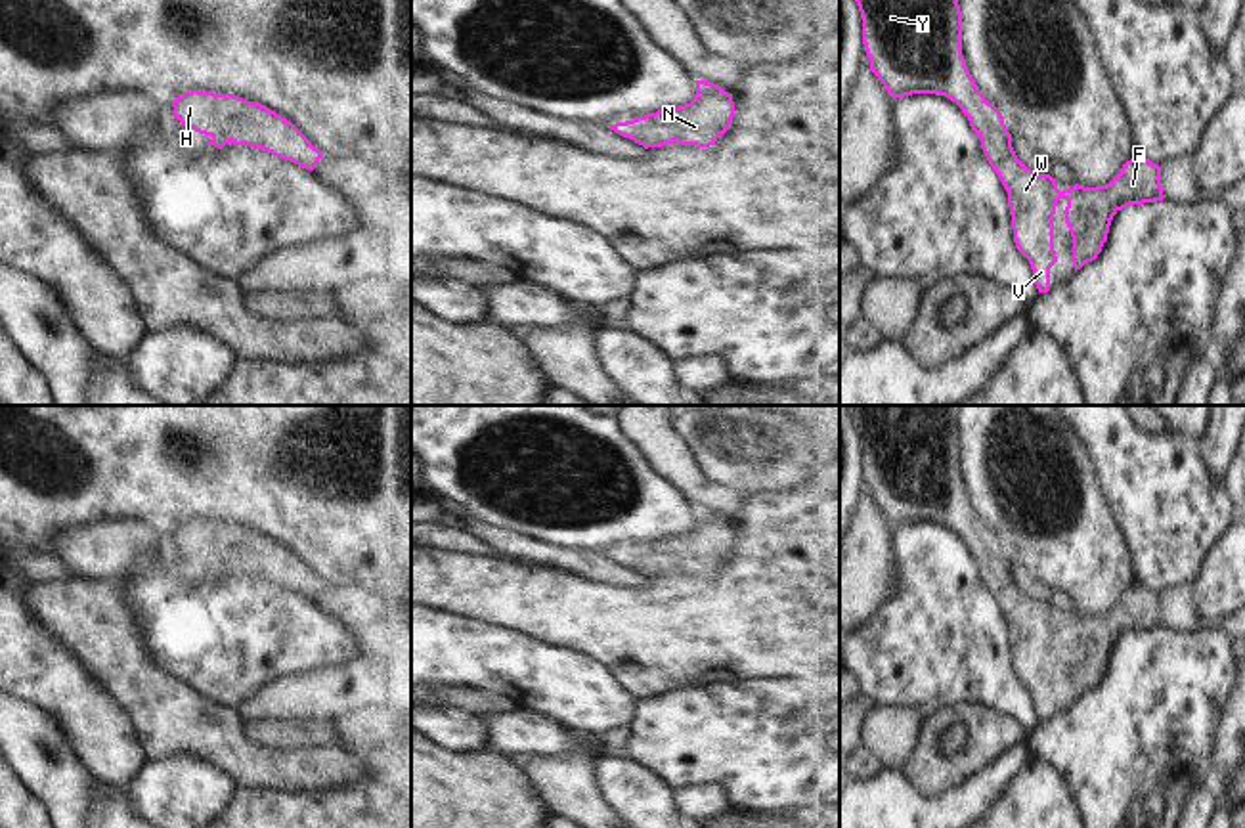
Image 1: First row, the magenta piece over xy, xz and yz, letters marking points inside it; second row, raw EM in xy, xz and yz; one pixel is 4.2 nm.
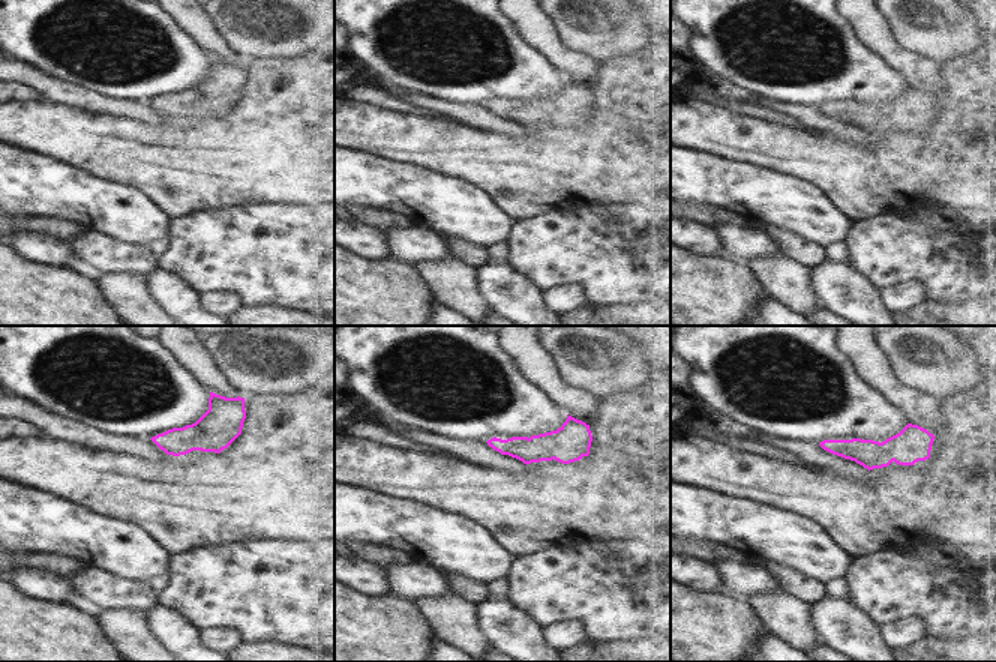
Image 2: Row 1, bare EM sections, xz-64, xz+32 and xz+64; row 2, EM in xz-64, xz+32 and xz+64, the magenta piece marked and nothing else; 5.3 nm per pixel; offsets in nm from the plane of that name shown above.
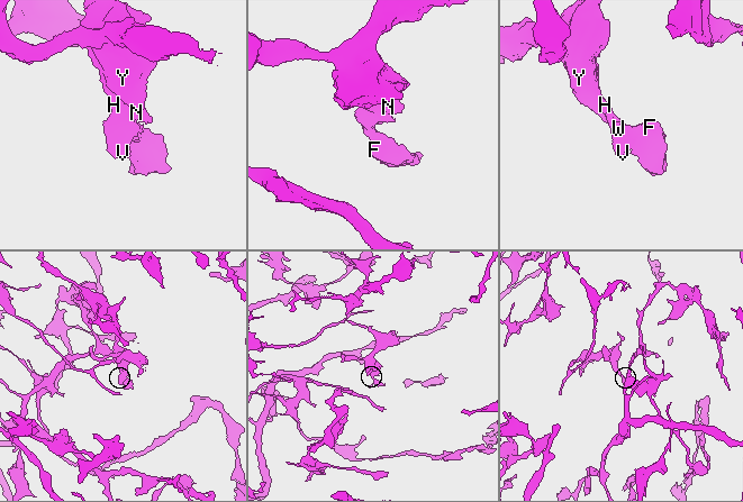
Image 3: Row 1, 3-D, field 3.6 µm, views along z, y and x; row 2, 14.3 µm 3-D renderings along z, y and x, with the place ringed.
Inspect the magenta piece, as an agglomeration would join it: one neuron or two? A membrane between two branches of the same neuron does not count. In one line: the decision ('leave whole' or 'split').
leave whole

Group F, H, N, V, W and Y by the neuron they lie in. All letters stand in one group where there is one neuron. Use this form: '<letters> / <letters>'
F H N V W Y

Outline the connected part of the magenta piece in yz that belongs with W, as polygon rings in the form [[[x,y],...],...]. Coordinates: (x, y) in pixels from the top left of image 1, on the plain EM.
[[[847,405],[847,409],[863,444],[863,472],[870,486],[870,499],[887,522],[891,526],[945,524],[962,537],[972,558],[981,566],[981,577],[1008,620],[1014,671],[1029,688],[1038,721],[1050,719],[1050,696],[1058,690],[1054,643],[1059,627],[1067,629],[1063,643],[1073,665],[1071,690],[1075,700],[1098,686],[1119,639],[1165,627],[1161,595],[1136,583],[1123,593],[1109,612],[1098,616],[1075,612],[1063,620],[1058,618],[1050,602],[1037,602],[1017,587],[1002,541],[977,518],[962,484],[960,405]]]

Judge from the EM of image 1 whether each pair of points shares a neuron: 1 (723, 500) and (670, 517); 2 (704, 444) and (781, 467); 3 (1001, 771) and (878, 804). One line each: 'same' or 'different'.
1: different
2: same
3: same

